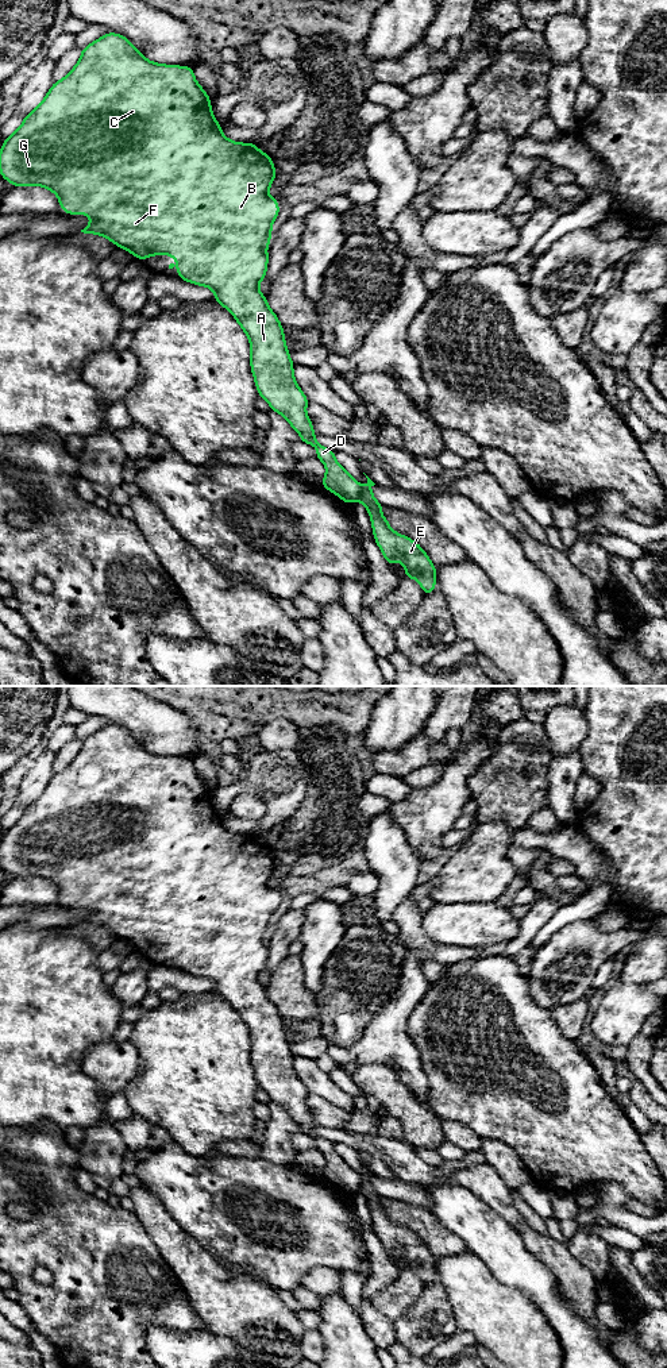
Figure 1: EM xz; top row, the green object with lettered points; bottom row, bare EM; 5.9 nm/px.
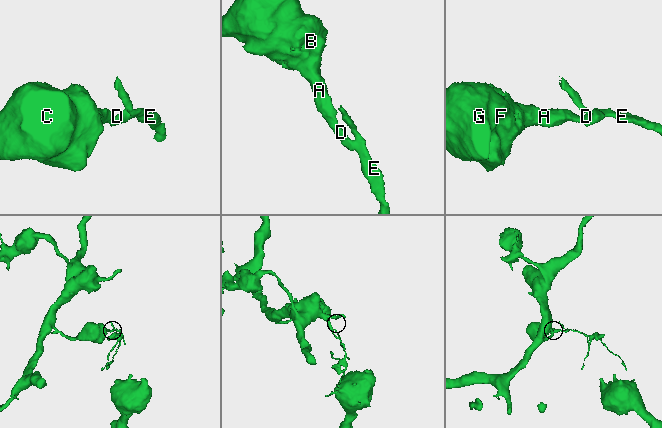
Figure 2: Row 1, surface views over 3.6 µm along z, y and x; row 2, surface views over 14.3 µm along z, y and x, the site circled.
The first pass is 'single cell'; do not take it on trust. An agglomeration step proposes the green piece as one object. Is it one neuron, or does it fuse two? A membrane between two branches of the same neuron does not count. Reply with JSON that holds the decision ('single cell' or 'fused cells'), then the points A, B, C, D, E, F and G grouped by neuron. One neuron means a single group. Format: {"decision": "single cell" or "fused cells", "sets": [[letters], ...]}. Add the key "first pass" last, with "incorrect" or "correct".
{"decision": "fused cells", "sets": [["A", "B", "C", "D", "F", "G"], ["E"]], "first pass": "incorrect"}

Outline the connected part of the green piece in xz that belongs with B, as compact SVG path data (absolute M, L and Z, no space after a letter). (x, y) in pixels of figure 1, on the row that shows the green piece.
M107 32L104 36L82 49L80 61L72 72L53 84L43 101L32 112L24 116L22 126L3 142L0 150L0 176L14 186L43 186L58 196L59 205L65 213L80 213L93 217L81 232L101 235L142 261L151 255L171 255L180 261L177 265L178 278L194 285L208 286L215 292L215 301L232 313L248 336L251 347L250 365L259 397L269 402L271 411L275 411L288 420L292 428L301 435L301 443L312 444L317 450L316 458L327 467L327 474L324 475L321 485L327 490L339 496L343 502L351 504L361 498L362 486L336 462L334 451L323 447L315 439L313 425L305 412L309 401L294 379L294 363L290 359L285 343L285 331L275 313L269 308L266 297L258 289L259 282L266 277L269 262L266 247L269 246L273 234L271 224L279 213L277 199L267 194L277 172L278 170L271 163L271 157L259 151L257 143L238 143L223 135L220 124L213 117L211 99L197 84L192 68L154 63L144 58L126 36L113 32Z

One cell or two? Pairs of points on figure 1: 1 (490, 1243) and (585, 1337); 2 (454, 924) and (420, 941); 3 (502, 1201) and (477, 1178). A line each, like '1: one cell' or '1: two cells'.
1: one cell
2: two cells
3: one cell

